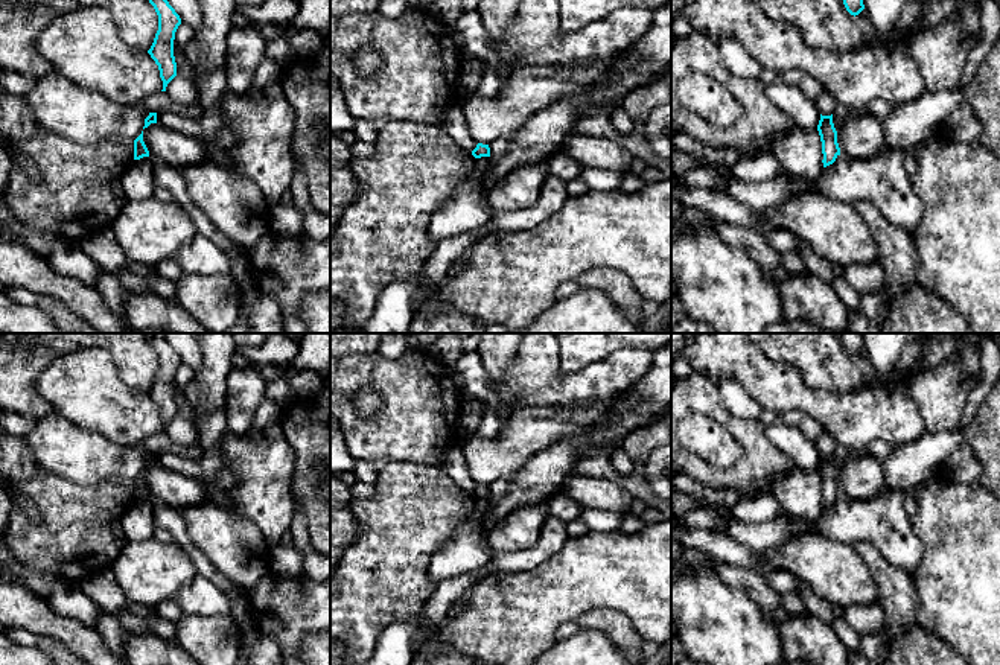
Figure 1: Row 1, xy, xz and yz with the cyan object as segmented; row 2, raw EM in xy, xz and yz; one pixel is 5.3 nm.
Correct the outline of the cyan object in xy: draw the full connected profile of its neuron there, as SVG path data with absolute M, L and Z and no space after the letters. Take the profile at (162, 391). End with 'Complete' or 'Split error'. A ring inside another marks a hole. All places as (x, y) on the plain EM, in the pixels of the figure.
M145 333L149 344L158 356L158 371L148 394L155 402L163 422L163 431L177 417L177 403L174 397L174 380L178 367L181 365L180 356L164 339L163 333Z. Complete

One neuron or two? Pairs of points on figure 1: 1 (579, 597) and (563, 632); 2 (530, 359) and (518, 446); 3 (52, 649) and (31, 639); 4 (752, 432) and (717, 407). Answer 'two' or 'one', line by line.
1: two
2: two
3: one
4: one

